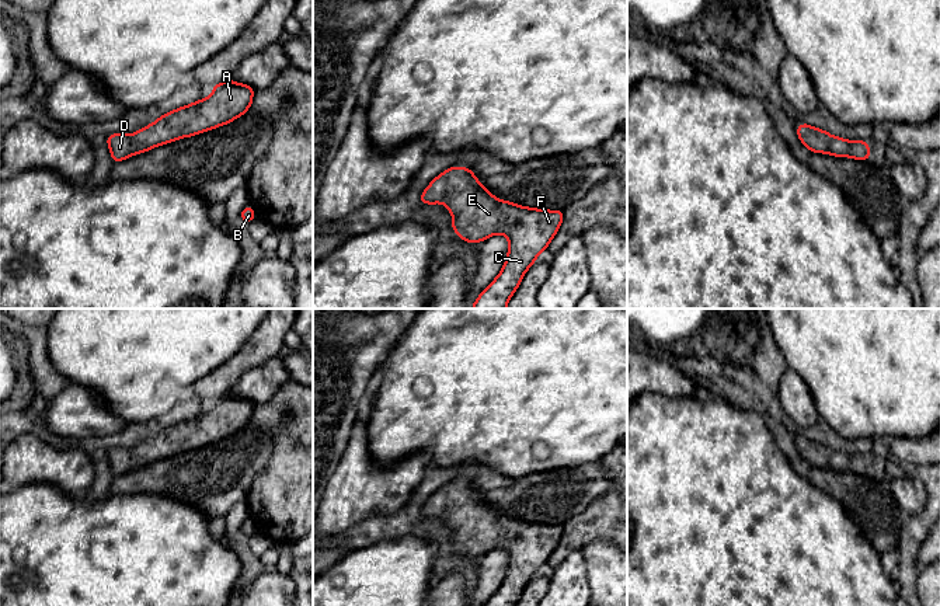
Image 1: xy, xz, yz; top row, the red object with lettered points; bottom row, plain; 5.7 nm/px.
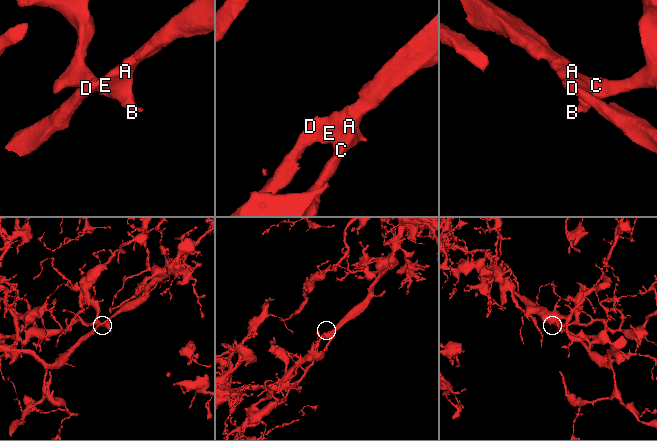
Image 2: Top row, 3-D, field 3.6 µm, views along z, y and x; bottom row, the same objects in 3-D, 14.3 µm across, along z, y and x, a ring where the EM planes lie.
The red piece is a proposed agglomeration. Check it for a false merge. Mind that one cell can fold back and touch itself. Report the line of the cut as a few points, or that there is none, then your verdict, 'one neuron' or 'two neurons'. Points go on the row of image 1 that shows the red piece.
cut none; one neuron

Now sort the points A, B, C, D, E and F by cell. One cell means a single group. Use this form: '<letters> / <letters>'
A B C D E F

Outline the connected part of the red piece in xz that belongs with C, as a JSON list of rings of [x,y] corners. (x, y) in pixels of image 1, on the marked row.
[[[450,167],[421,194],[419,203],[445,203],[453,215],[452,229],[466,243],[480,243],[494,234],[508,238],[508,255],[498,276],[481,292],[471,309],[506,309],[525,272],[536,262],[536,257],[547,250],[564,219],[563,210],[546,210],[521,206],[495,198],[477,180],[470,168]]]

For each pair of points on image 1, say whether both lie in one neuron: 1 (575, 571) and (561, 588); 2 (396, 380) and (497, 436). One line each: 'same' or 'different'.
1: same
2: same

